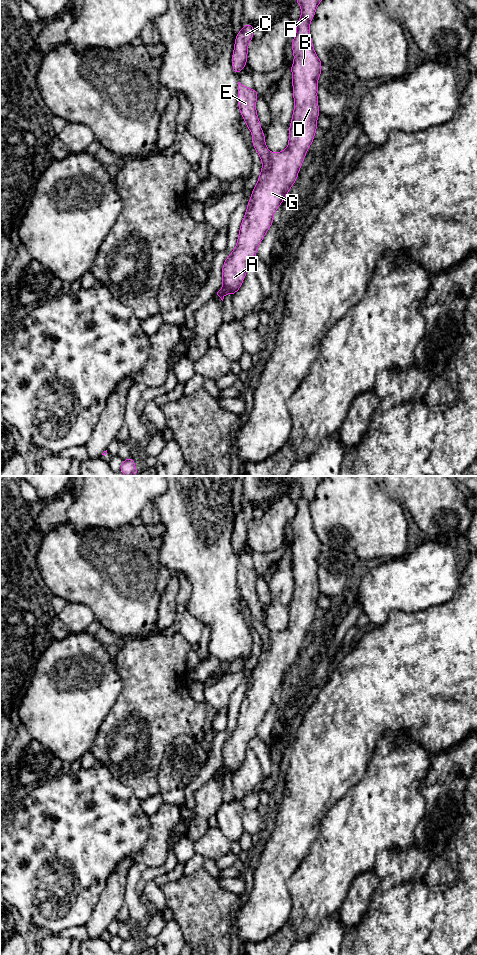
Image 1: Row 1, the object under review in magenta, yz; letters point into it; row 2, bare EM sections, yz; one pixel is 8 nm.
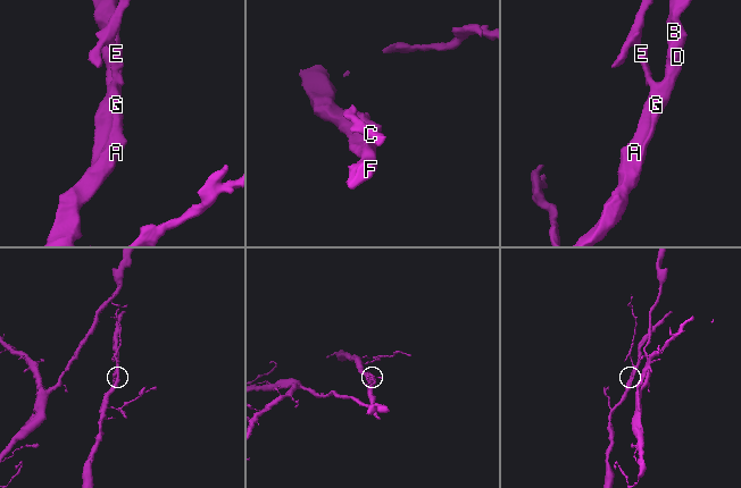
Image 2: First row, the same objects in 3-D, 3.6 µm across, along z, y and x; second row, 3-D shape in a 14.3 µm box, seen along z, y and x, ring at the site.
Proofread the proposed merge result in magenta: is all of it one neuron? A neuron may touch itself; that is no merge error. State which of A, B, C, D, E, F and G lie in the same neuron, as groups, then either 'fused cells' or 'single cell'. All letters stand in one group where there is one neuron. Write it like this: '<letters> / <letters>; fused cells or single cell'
A B C D E F G; single cell

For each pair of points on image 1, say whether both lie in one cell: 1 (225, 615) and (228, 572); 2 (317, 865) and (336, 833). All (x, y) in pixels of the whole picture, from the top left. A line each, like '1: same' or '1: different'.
1: same
2: same

